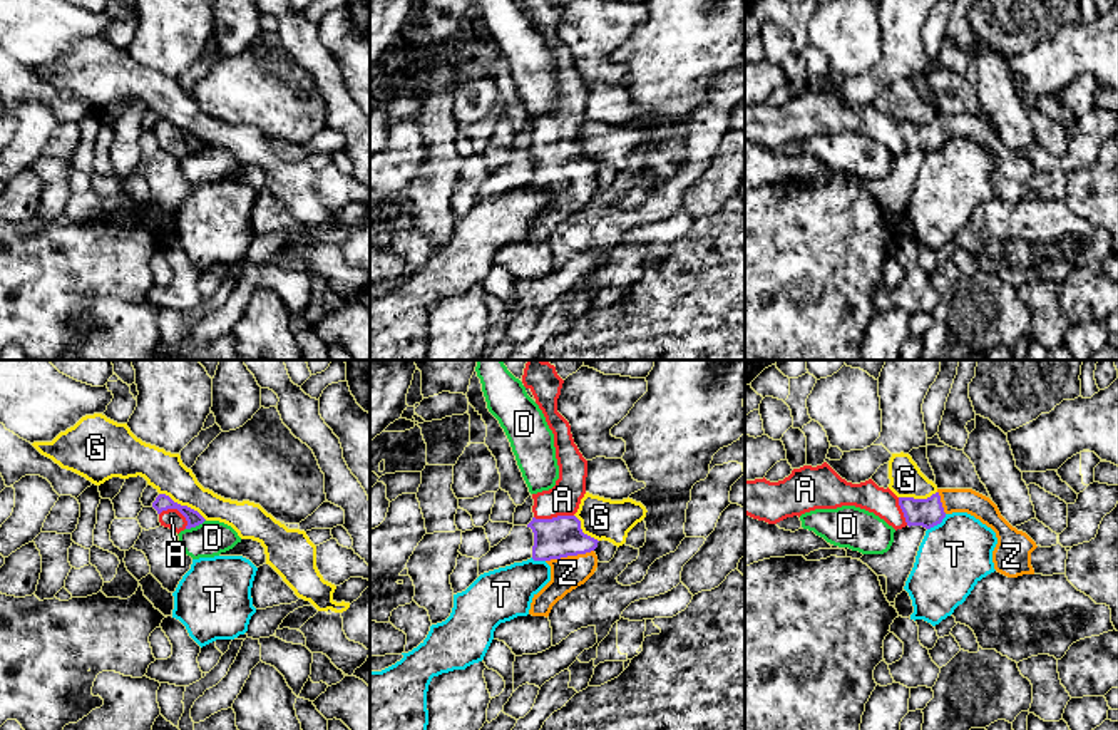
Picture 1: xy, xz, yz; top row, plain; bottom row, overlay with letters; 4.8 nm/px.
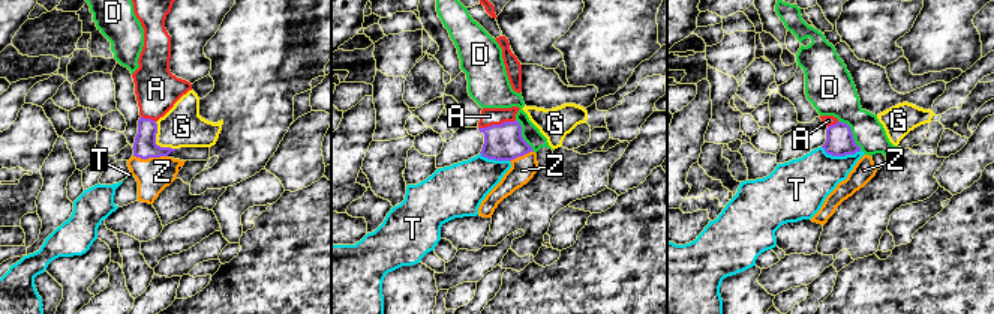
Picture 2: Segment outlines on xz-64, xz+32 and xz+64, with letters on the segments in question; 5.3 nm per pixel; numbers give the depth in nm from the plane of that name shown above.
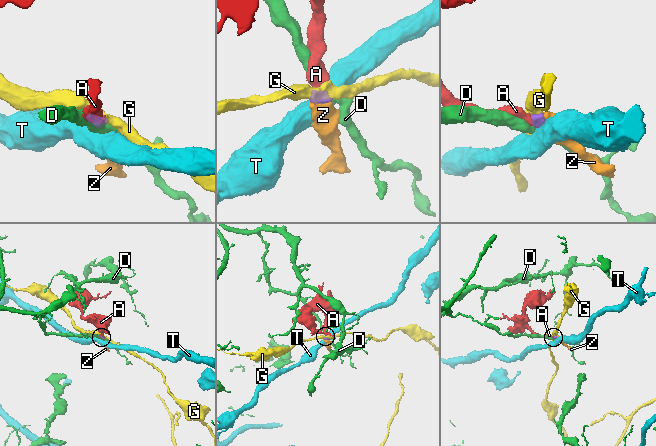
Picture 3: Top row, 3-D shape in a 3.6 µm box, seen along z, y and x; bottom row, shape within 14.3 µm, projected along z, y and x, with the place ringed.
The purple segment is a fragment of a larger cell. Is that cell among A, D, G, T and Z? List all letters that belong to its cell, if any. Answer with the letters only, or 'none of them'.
A, Z

